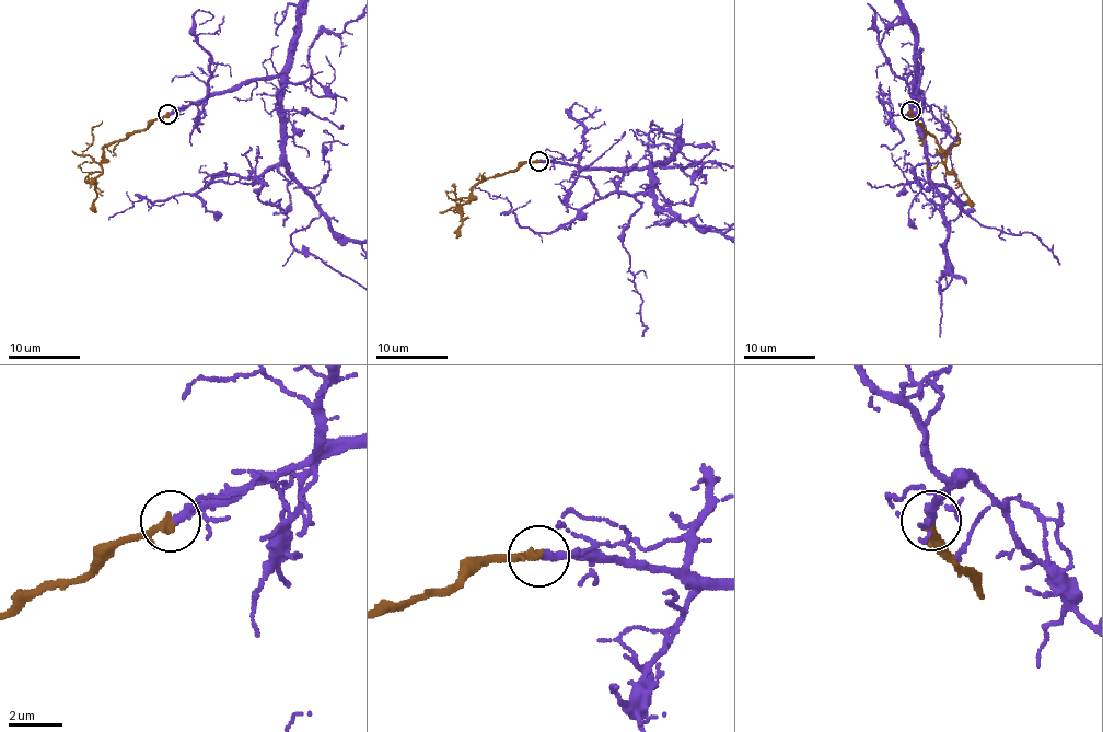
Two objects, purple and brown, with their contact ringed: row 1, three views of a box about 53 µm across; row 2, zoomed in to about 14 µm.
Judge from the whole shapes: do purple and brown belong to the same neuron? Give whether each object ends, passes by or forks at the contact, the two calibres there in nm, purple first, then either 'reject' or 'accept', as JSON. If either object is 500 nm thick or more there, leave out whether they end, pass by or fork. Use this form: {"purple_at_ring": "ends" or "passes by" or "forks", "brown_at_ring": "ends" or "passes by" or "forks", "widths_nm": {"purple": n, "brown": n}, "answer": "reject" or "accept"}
{"purple_at_ring": "passes by", "brown_at_ring": "passes by", "widths_nm": {"purple": 240, "brown": 240}, "answer": "accept"}

